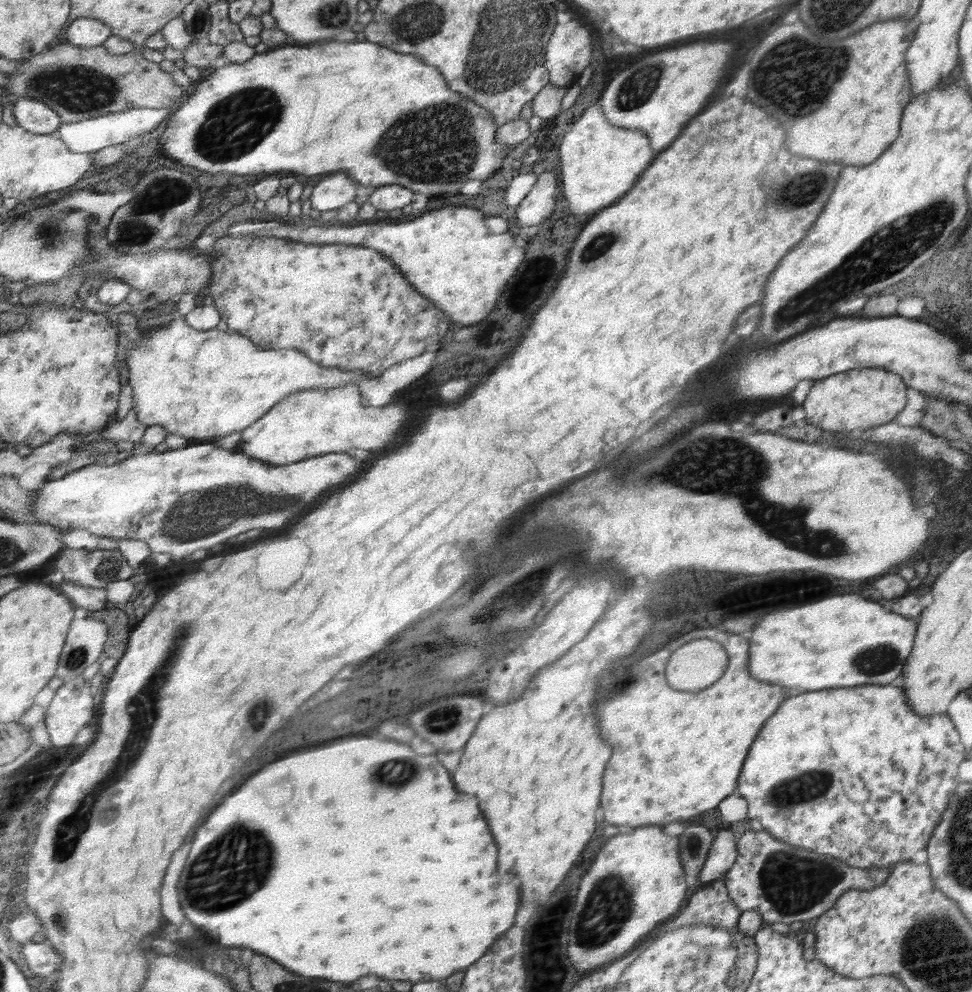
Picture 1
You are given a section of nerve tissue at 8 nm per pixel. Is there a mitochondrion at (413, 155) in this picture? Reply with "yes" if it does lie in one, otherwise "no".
yes

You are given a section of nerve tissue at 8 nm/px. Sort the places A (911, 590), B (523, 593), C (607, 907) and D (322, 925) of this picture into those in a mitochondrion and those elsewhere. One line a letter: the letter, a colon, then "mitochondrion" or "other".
A: other
B: mitochondrion
C: mitochondrion
D: other

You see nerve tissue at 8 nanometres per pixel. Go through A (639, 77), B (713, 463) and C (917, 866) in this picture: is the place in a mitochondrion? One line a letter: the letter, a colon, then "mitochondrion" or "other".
A: mitochondrion
B: mitochondrion
C: other

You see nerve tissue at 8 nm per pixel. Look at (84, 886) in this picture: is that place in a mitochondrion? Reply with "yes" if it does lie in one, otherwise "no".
no

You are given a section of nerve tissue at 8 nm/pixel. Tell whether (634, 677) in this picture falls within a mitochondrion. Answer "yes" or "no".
yes

